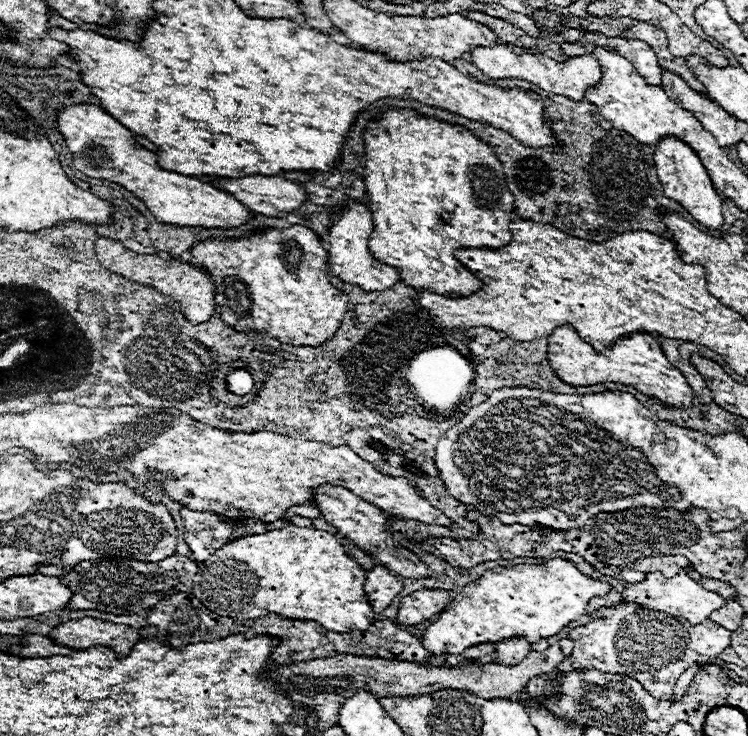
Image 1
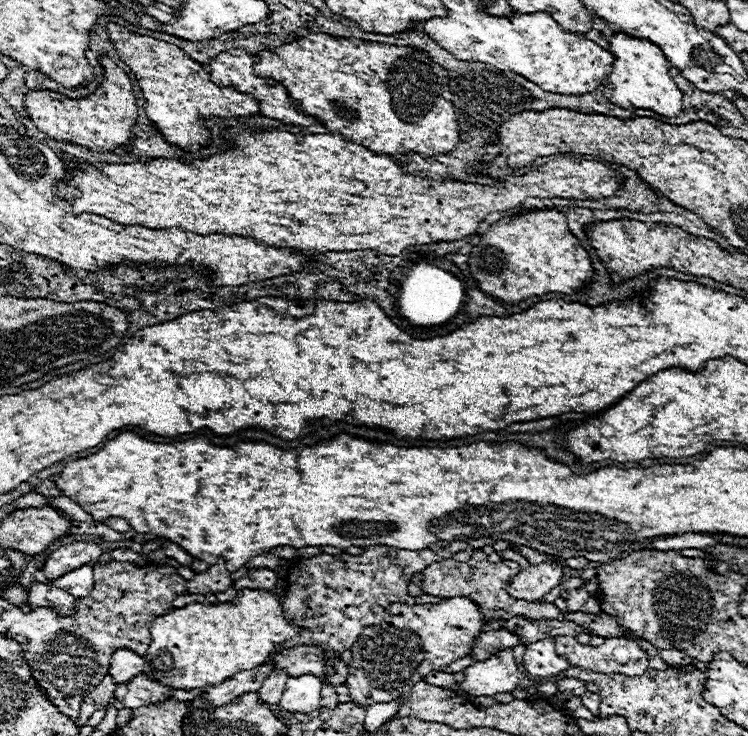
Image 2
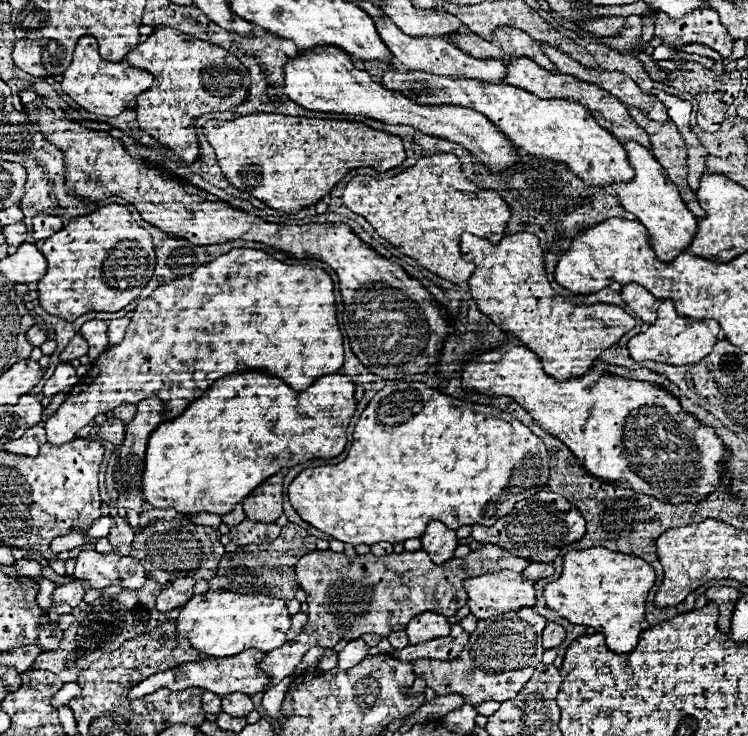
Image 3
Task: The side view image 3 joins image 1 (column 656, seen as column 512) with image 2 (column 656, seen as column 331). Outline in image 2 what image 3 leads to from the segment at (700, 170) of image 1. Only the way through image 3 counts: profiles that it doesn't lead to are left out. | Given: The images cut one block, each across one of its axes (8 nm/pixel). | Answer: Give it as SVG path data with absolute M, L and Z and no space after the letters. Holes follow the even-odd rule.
M614 32L610 36L608 50L614 52L614 68L606 78L606 86L602 88L604 96L618 104L620 108L642 108L642 110L654 110L656 114L674 118L682 110L682 92L674 84L672 76L668 74L668 60L664 58L662 50L656 48L656 44L640 38L626 36L622 32Z

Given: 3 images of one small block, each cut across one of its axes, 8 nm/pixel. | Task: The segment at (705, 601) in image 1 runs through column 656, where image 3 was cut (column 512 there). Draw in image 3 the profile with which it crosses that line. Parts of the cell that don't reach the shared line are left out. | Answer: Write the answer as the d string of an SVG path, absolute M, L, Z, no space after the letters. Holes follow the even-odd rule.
M494 572L464 580L470 612L480 618L506 614L518 608L536 606L536 580L526 580L518 572Z

